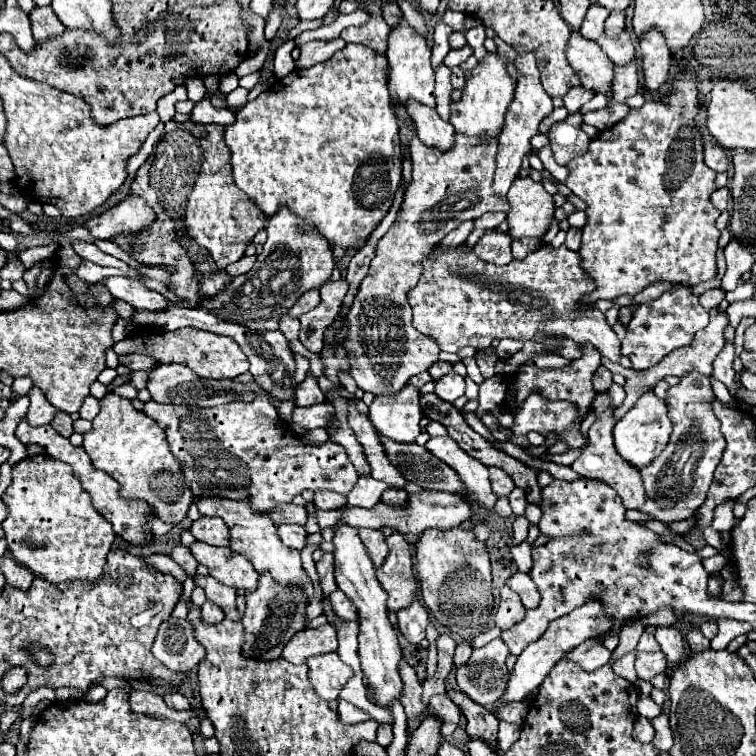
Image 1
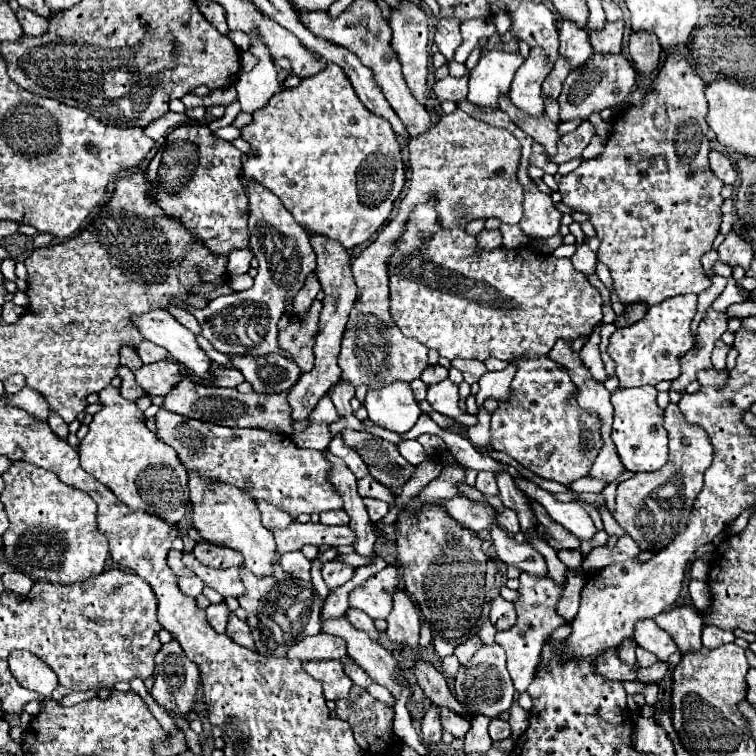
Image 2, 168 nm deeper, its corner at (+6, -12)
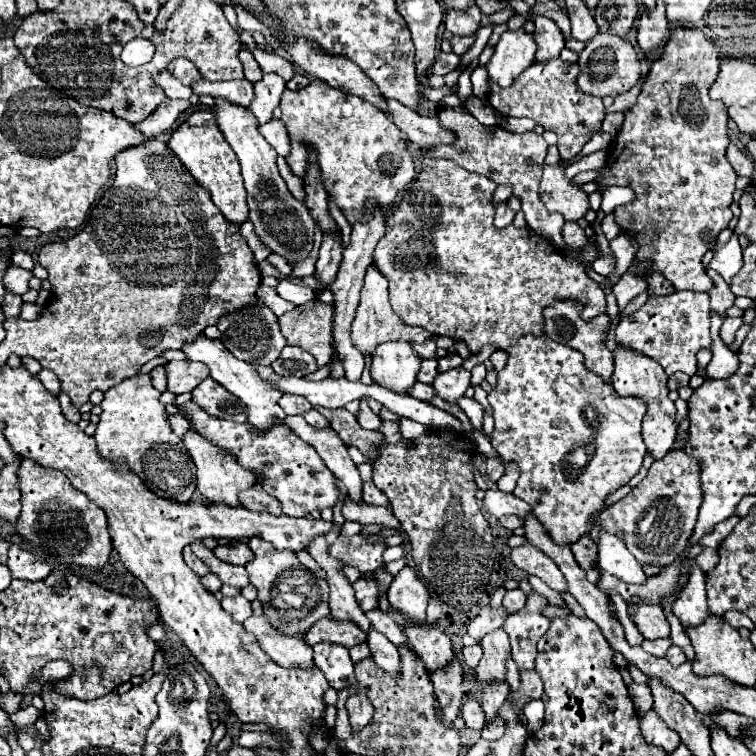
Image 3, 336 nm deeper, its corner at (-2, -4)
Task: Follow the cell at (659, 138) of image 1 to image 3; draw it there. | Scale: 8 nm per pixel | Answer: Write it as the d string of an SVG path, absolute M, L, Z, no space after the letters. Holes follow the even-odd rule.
M676 28L664 46L660 58L652 64L638 102L626 110L626 120L622 130L616 136L616 146L610 154L608 164L602 168L602 190L608 186L630 186L636 192L636 200L614 210L616 222L638 242L636 260L650 260L652 270L668 278L676 290L696 290L706 292L712 288L710 276L702 266L702 256L708 252L708 244L702 242L700 232L710 230L712 236L718 236L732 218L730 202L734 194L736 172L726 160L726 148L730 144L726 122L728 112L724 102L712 100L708 90L718 76L720 54L714 42L694 28Z

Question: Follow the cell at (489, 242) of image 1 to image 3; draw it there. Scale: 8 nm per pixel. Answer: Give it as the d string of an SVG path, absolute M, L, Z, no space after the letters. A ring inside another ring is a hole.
M504 202L502 204L498 204L496 206L496 218L494 218L494 226L496 228L506 228L508 224L512 224L512 220L514 220L514 210L510 210Z

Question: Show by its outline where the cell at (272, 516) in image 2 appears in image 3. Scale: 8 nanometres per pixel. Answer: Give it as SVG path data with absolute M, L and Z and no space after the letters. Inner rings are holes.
M252 486L248 488L248 492L240 492L240 504L252 512L270 512L276 516L282 514L280 502L264 490L260 490L260 486Z

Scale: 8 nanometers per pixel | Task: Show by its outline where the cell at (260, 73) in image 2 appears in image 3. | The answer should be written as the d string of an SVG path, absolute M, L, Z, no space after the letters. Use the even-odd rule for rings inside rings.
M264 74L264 78L260 82L256 82L256 86L254 86L256 96L254 96L250 108L260 124L266 124L272 120L272 116L274 116L272 112L280 104L280 96L282 96L284 88L286 88L286 82L278 74Z

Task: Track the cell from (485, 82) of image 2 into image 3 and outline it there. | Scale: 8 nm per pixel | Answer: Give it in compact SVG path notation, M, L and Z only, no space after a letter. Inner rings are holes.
M506 30L496 44L496 52L486 64L488 74L502 88L510 86L532 62L536 54L536 42L532 34L520 30Z

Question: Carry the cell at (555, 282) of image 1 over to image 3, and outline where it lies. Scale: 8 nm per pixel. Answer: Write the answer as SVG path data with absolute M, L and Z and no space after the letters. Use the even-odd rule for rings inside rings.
M424 152L420 156L420 166L418 166L418 174L412 180L412 184L402 192L400 202L396 204L394 212L388 214L388 226L386 226L386 236L380 238L380 242L376 244L374 250L374 264L390 282L390 304L396 310L396 314L410 326L422 326L428 332L436 334L436 336L450 336L454 340L462 340L468 344L470 352L476 354L484 344L496 344L500 350L506 350L508 346L516 344L516 340L522 334L534 334L534 336L542 336L542 326L544 326L544 318L542 318L542 310L552 304L554 300L580 300L584 302L584 310L582 310L582 318L584 320L592 320L594 316L598 316L600 312L606 312L606 296L600 290L600 286L590 280L586 276L586 268L576 262L576 260L568 260L562 252L556 252L552 248L552 244L548 244L548 240L544 240L540 234L532 232L528 226L526 228L516 228L514 224L498 230L494 228L492 220L494 220L494 210L492 210L492 196L494 196L494 188L496 184L492 184L492 180L488 180L486 176L468 172L464 168L460 168L456 162L452 160L444 160L444 158L432 158L430 152Z

